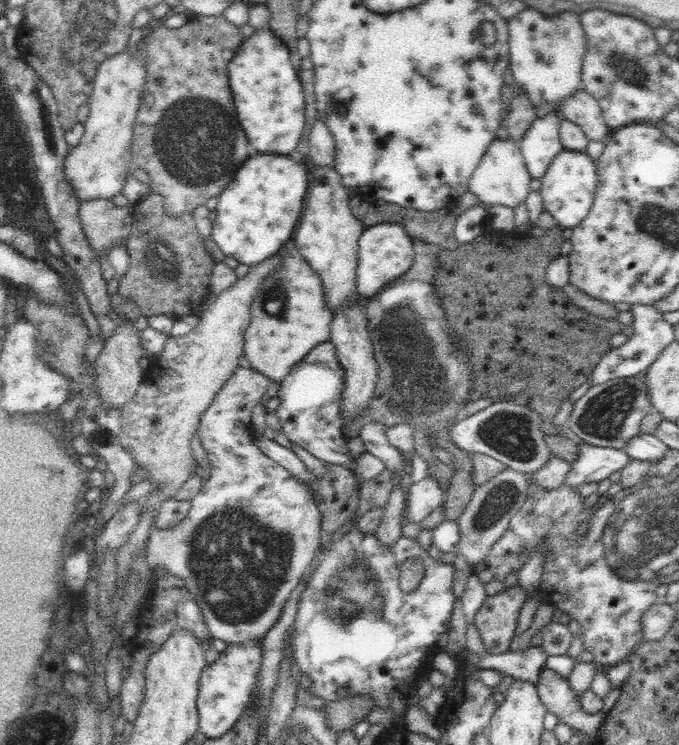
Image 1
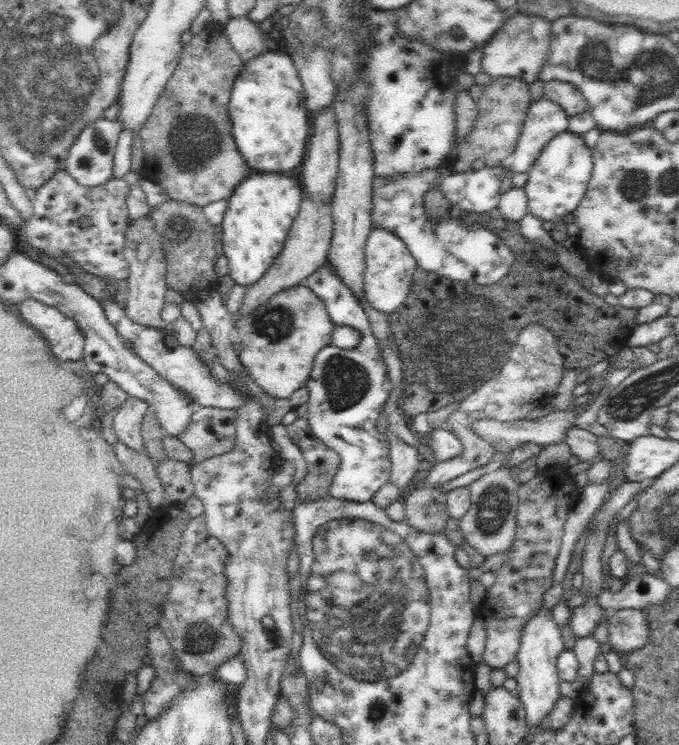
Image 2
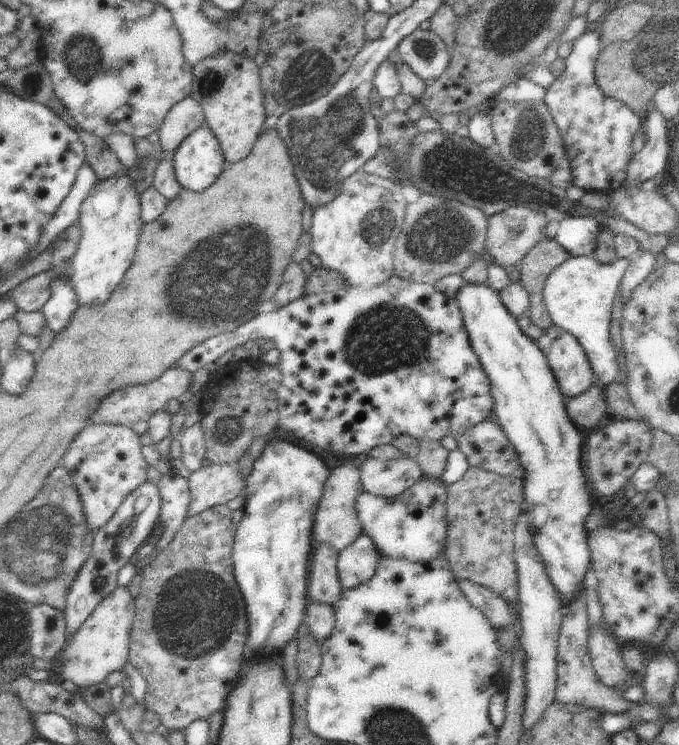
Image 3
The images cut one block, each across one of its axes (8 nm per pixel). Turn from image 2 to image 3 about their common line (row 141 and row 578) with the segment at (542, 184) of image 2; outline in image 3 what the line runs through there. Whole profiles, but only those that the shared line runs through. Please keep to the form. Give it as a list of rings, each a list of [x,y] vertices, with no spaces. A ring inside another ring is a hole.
[[[465,284],[455,298],[462,310],[464,326],[468,330],[472,350],[476,352],[476,356],[490,380],[494,419],[504,430],[504,434],[518,455],[521,476],[524,481],[524,500],[521,512],[528,516],[534,546],[540,552],[542,562],[546,566],[546,574],[548,574],[550,582],[554,584],[554,588],[558,590],[563,606],[566,608],[585,589],[583,581],[591,565],[586,519],[592,514],[593,495],[589,492],[590,489],[586,484],[586,476],[583,472],[582,447],[585,440],[580,434],[581,430],[568,416],[567,400],[560,392],[546,356],[535,341],[530,340],[520,330],[516,318],[502,304],[499,294],[496,294],[488,284]]]

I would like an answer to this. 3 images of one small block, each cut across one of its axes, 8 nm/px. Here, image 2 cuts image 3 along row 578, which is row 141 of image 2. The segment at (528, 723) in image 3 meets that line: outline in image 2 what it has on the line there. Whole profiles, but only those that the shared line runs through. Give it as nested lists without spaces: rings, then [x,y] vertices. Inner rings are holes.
[[[543,96],[539,100],[532,100],[513,152],[510,170],[527,173],[546,144],[567,130],[569,117],[560,104],[549,98]]]

